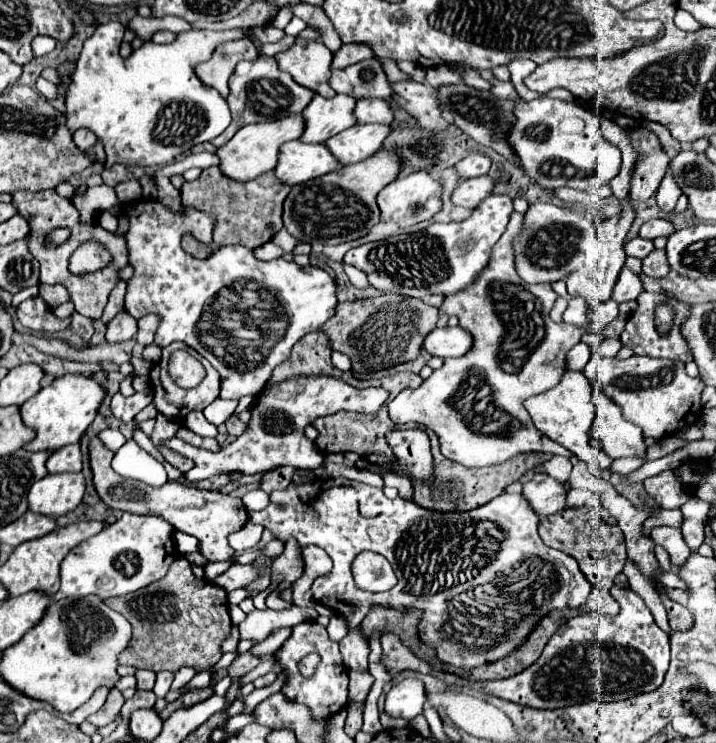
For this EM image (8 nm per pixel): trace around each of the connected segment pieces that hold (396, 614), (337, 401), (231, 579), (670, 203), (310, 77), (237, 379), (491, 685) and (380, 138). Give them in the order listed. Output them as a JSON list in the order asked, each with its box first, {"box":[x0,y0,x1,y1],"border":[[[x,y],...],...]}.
[{"box":[362,605,450,671],"border":[[[372,605],[370,613],[364,617],[362,621],[362,629],[364,633],[370,637],[374,629],[378,629],[380,633],[392,631],[396,635],[400,635],[400,639],[404,641],[404,645],[408,645],[418,657],[422,657],[424,661],[432,663],[438,669],[450,671],[450,665],[442,665],[440,661],[436,661],[434,657],[434,649],[422,645],[420,635],[418,635],[418,623],[420,623],[420,609],[394,609],[390,605]]]},{"box":[164,377,388,483],"border":[[[294,377],[294,381],[284,381],[280,385],[266,385],[266,389],[260,393],[258,403],[252,407],[252,419],[246,433],[240,435],[234,443],[222,447],[220,451],[212,453],[200,447],[192,447],[176,437],[168,439],[164,445],[194,461],[194,467],[186,473],[186,479],[192,483],[206,477],[214,477],[218,473],[232,471],[238,471],[242,475],[256,475],[282,465],[306,471],[320,471],[324,475],[324,455],[316,453],[312,441],[304,437],[304,427],[310,425],[316,417],[332,415],[340,409],[376,413],[386,399],[388,393],[382,387],[354,389],[334,377]]]},{"box":[212,563,258,591],"border":[[[234,563],[226,573],[216,577],[212,583],[220,585],[226,591],[232,591],[232,589],[238,589],[238,587],[248,587],[248,583],[254,581],[256,577],[258,577],[258,569],[256,567]]]},{"box":[656,177,682,213],"border":[[[664,177],[662,179],[662,183],[660,183],[660,187],[658,187],[658,191],[656,191],[656,201],[658,201],[658,207],[662,209],[662,211],[666,211],[666,213],[670,213],[670,211],[674,211],[674,207],[676,207],[676,201],[678,201],[678,197],[680,197],[682,193],[680,193],[680,189],[676,189],[676,183],[672,181],[672,177]]]},{"box":[274,37,336,97],"border":[[[298,37],[292,49],[278,53],[274,59],[278,67],[290,73],[298,85],[312,89],[322,97],[336,95],[328,85],[332,53],[318,41],[306,41]]]},{"box":[120,199,338,401],"border":[[[134,199],[134,201],[122,203],[120,207],[122,207],[122,213],[124,213],[124,215],[128,217],[128,221],[130,221],[130,227],[128,227],[128,233],[126,233],[126,245],[128,245],[128,265],[134,267],[134,275],[128,279],[124,309],[126,309],[134,319],[144,317],[144,315],[148,315],[148,313],[154,313],[154,315],[160,317],[160,323],[158,323],[158,329],[156,329],[156,337],[154,337],[154,341],[156,341],[158,347],[166,347],[166,345],[170,345],[170,343],[174,343],[174,341],[182,341],[182,343],[186,343],[188,347],[196,349],[202,357],[206,357],[206,359],[212,363],[212,367],[214,367],[214,369],[220,373],[220,377],[222,377],[222,393],[220,393],[222,399],[236,399],[236,401],[238,401],[238,399],[244,397],[244,395],[258,395],[258,393],[264,389],[264,385],[266,385],[266,381],[268,381],[272,369],[278,367],[280,363],[284,363],[284,361],[290,357],[292,345],[294,345],[300,337],[304,337],[306,333],[316,331],[320,325],[324,325],[324,321],[328,321],[328,319],[334,315],[334,309],[336,309],[336,303],[338,303],[338,301],[336,301],[336,281],[334,281],[334,277],[330,277],[324,269],[314,267],[314,265],[310,265],[310,269],[306,269],[306,267],[300,267],[300,265],[296,265],[296,263],[292,263],[292,261],[284,261],[282,257],[272,259],[272,261],[258,261],[258,259],[254,259],[254,255],[252,255],[250,249],[244,249],[244,247],[240,247],[240,245],[218,249],[212,257],[200,261],[200,259],[194,259],[194,257],[190,257],[188,253],[182,251],[180,239],[182,239],[184,233],[192,233],[198,241],[202,241],[202,243],[208,245],[208,243],[212,241],[212,231],[214,231],[214,223],[216,223],[216,217],[214,217],[214,215],[204,213],[204,211],[198,211],[198,209],[194,209],[194,207],[182,207],[180,211],[172,211],[170,207],[162,205],[158,199]]]},{"box":[482,585,670,709],"border":[[[614,585],[610,589],[610,595],[620,605],[618,615],[610,617],[610,615],[594,611],[594,613],[584,613],[584,615],[568,619],[564,625],[560,625],[556,629],[554,637],[550,637],[548,645],[544,647],[542,655],[536,663],[532,663],[528,669],[516,673],[514,677],[488,681],[482,691],[488,695],[496,695],[506,701],[516,701],[520,705],[528,705],[528,707],[536,707],[536,709],[560,709],[560,707],[578,705],[578,703],[592,701],[592,699],[620,701],[620,699],[628,699],[628,697],[658,689],[664,681],[664,675],[668,671],[668,661],[670,661],[668,635],[656,625],[650,609],[642,601],[642,597],[636,595],[632,589]]]},{"box":[326,123,390,165],"border":[[[382,123],[354,125],[352,129],[346,129],[336,137],[330,137],[326,145],[342,165],[346,163],[350,165],[364,161],[372,157],[376,151],[380,151],[388,133],[390,133],[390,125],[382,125]]]}]

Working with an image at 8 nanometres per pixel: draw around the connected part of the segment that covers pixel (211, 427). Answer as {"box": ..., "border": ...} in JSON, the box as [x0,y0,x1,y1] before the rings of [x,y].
{"box":[184,413,218,437],"border":[[[188,413],[184,417],[184,425],[202,437],[216,437],[218,435],[218,427],[210,421],[206,421],[206,417],[202,413]]]}

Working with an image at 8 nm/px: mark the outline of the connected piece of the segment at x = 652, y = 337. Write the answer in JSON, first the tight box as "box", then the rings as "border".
{"box":[620,291,692,363],"border":[[[642,291],[638,295],[638,309],[628,317],[626,327],[620,335],[622,345],[630,347],[636,355],[650,355],[650,357],[664,357],[664,359],[678,359],[682,363],[692,361],[690,347],[680,333],[678,317],[672,325],[672,333],[668,337],[660,337],[652,325],[652,309],[656,303],[672,305],[664,293],[648,293]]]}

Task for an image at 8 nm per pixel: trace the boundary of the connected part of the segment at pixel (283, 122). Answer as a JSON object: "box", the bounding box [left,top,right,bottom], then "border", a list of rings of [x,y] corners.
{"box":[216,113,306,181],"border":[[[302,113],[284,117],[278,121],[266,121],[260,125],[246,125],[224,147],[220,147],[216,151],[220,155],[222,173],[226,177],[232,177],[234,181],[252,181],[258,175],[272,171],[278,161],[280,145],[286,141],[292,141],[292,139],[300,139],[300,135],[304,133],[304,125],[306,125],[306,121],[304,121]]]}

